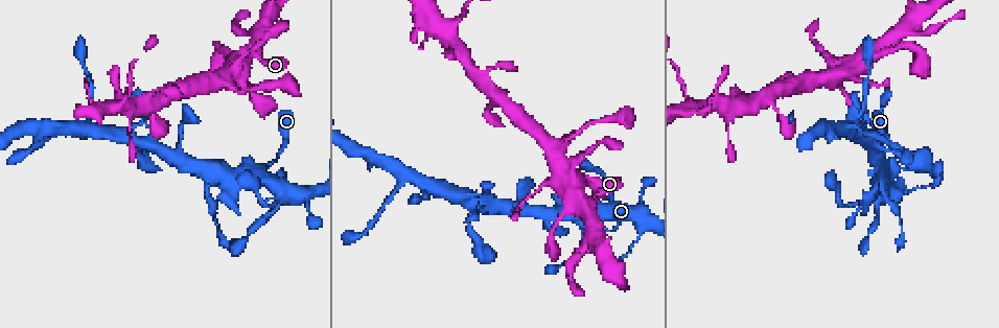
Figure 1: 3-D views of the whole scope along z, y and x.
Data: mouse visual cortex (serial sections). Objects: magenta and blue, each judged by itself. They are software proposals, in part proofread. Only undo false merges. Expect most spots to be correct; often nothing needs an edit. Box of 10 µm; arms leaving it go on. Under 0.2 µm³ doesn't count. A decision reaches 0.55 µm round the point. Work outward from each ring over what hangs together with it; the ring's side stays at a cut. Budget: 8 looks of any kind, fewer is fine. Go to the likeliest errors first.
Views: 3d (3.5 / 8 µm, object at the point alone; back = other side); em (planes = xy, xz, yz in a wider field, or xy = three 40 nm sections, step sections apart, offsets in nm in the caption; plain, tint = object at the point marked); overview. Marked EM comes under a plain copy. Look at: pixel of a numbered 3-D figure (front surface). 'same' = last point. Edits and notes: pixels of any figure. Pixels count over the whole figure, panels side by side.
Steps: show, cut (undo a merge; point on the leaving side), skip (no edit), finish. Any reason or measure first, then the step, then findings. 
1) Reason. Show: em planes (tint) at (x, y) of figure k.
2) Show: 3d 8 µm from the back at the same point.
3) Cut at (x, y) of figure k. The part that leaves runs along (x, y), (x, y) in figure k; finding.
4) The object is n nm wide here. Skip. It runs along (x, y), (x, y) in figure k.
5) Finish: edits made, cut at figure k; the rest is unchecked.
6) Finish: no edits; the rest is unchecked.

Branch point. Show: 3d 3.5 µm at (261, 172) of figure 1.

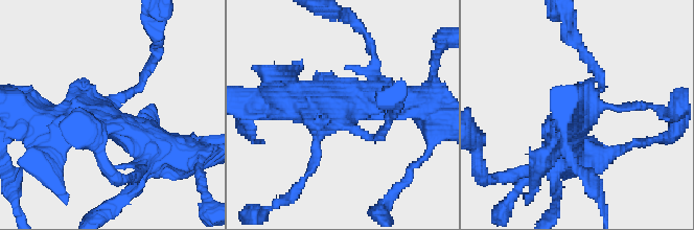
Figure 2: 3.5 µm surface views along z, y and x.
Show: em xy step 3 (tint) at (339, 116) of figure 2.

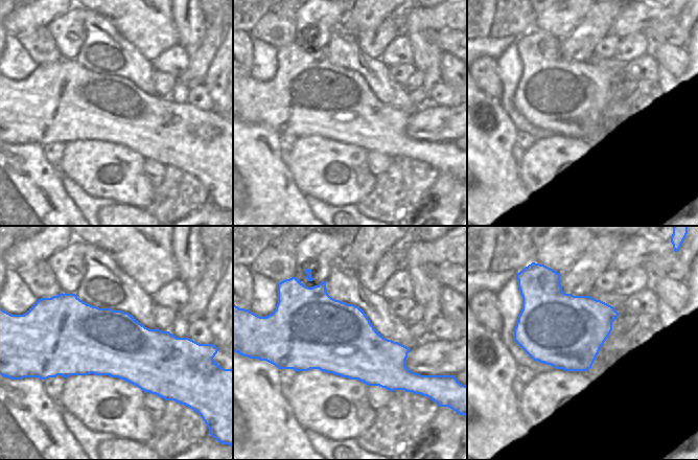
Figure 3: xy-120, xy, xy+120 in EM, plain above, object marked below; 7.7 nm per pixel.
Show: em planes (tint) at the same point.

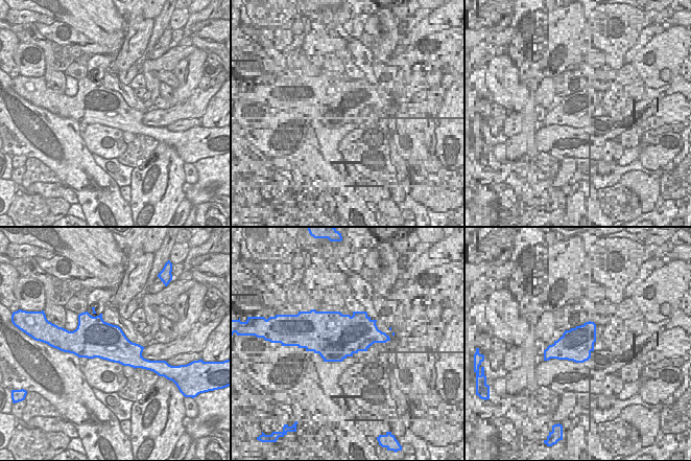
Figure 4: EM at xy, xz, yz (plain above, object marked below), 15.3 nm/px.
Skip. It runs along (148, 70), (97, 118), (32, 115) in figure 2; all the same cell.

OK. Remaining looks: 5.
Abrupt turn. Show: 3d 3.5 µm at (477, 202) of figure 1.

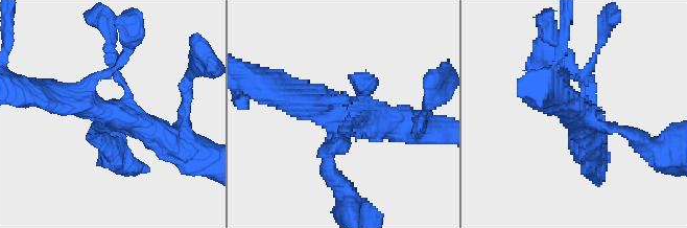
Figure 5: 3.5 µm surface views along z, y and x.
Shape alone is not enough. Show: em xy step 3 (tint) at (341, 117) of figure 5.

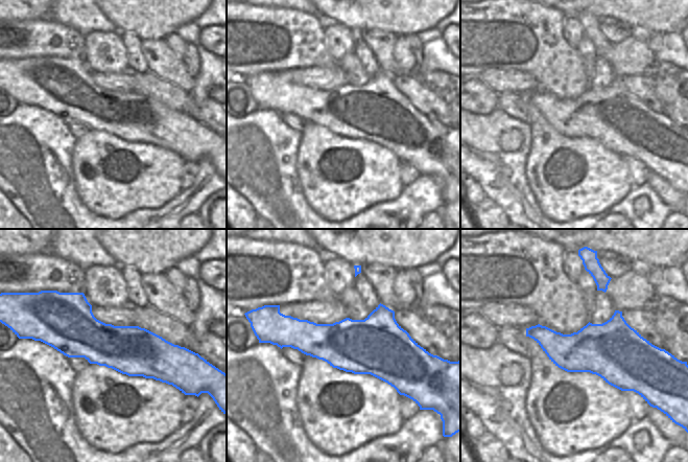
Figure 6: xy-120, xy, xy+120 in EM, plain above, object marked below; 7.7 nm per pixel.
The object is 440 nm wide here. Skip. It runs along (169, 140), (124, 114), (47, 92) in figure 5; one cell here.

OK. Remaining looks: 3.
Sharp bend. Show: 3d 3.5 µm at (577, 196) of figure 1.

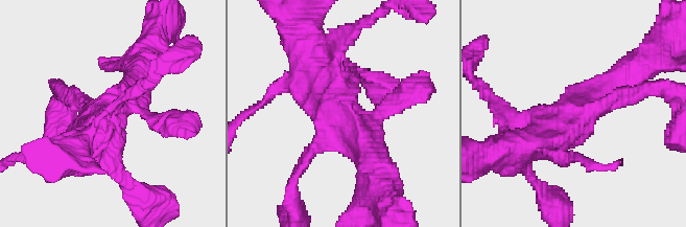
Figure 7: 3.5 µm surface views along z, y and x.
Show: em xy step 5 (tint) at (578, 113) of figure 7.

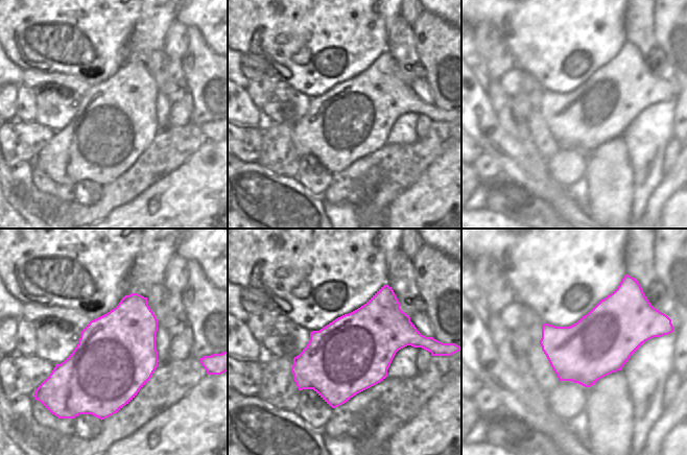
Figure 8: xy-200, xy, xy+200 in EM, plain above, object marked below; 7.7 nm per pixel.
Skip. All the same cell.

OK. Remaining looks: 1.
Finish: no edits; the rest is unchecked.

